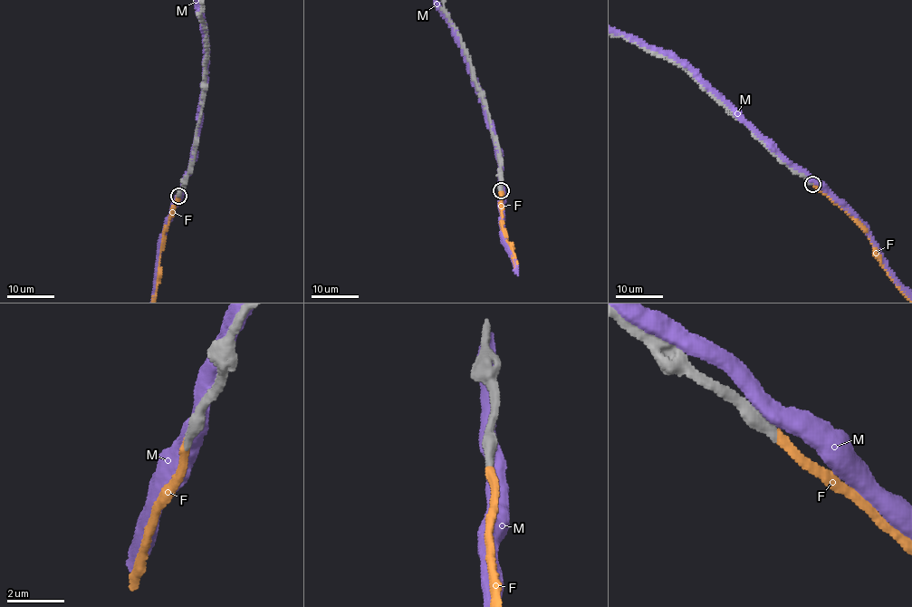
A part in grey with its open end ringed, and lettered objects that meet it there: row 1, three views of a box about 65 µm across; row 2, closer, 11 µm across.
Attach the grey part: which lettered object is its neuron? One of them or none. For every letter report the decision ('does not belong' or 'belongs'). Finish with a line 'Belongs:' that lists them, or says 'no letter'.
F: belongs
M: does not belong
Belongs: F

